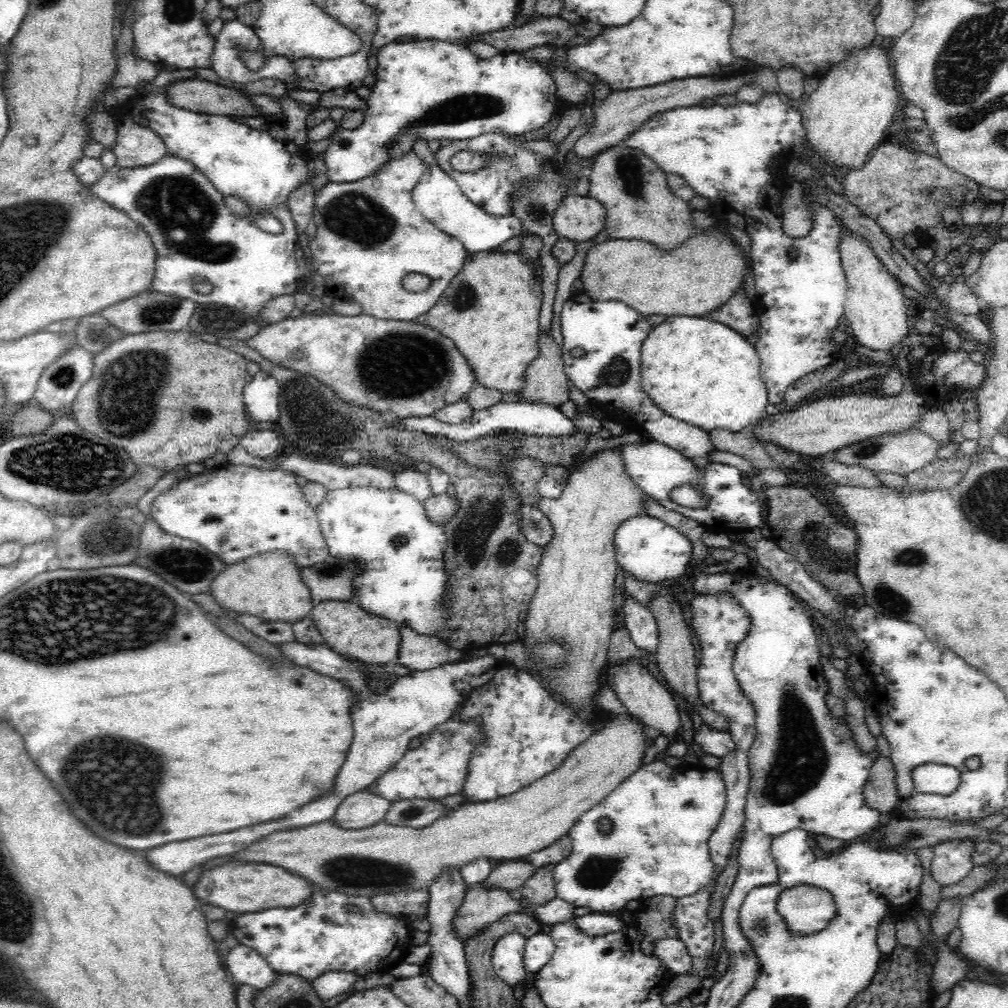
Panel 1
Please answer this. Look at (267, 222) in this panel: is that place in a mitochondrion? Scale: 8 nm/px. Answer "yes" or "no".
no

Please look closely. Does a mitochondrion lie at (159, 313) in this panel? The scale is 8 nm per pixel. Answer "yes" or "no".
yes

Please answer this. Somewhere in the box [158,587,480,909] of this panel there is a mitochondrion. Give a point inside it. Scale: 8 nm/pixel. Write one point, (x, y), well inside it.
(350, 870)

